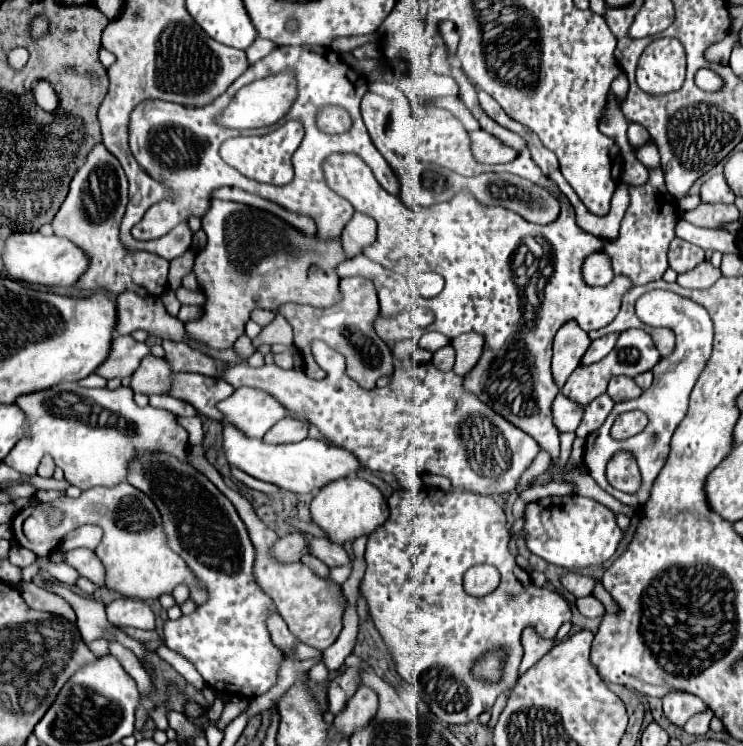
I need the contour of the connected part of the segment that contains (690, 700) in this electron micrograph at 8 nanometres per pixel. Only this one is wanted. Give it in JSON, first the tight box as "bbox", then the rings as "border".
{"bbox":[663,691,707,727],"border":[[[669,691],[663,697],[663,711],[667,715],[667,719],[679,727],[685,725],[685,721],[699,713],[705,711],[707,705],[703,705],[701,699],[693,697],[693,693],[685,693],[685,691]]]}

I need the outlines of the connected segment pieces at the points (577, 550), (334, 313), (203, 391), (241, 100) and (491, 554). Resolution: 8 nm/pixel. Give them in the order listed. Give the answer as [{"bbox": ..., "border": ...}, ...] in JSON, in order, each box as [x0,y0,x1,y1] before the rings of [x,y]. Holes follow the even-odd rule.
[{"bbox":[523,495,623,571],"border":[[[579,495],[547,497],[545,503],[539,503],[539,509],[529,509],[523,531],[525,543],[533,555],[539,555],[547,563],[567,571],[603,565],[615,555],[623,539],[623,531],[615,521],[615,513],[601,503]]]},{"bbox":[279,277,391,389],"border":[[[365,277],[341,279],[341,301],[329,309],[285,303],[283,307],[279,307],[279,311],[287,317],[287,321],[293,327],[293,341],[303,353],[305,373],[311,379],[323,379],[321,367],[311,357],[311,343],[315,339],[321,339],[331,349],[339,351],[347,361],[347,375],[365,389],[375,389],[375,383],[379,377],[391,375],[391,349],[373,331],[373,321],[379,313],[379,299],[377,299],[377,289],[371,279],[365,279]]]},{"bbox":[173,373,235,421],"border":[[[177,373],[177,385],[173,385],[173,397],[191,403],[199,413],[207,415],[209,419],[221,421],[221,411],[217,403],[227,399],[235,389],[215,377],[199,375],[199,373]]]},{"bbox":[217,73,297,129],"border":[[[283,73],[281,77],[267,77],[267,79],[255,81],[237,91],[231,103],[217,115],[217,123],[225,129],[253,129],[253,127],[273,125],[289,111],[295,95],[297,95],[297,89],[293,85],[293,77],[287,73]]]},{"bbox":[361,489,571,723],"border":[[[423,489],[417,493],[395,491],[387,503],[391,515],[369,535],[365,551],[367,573],[361,581],[361,593],[367,601],[369,615],[373,617],[375,627],[393,653],[397,673],[407,683],[415,685],[421,701],[427,703],[429,711],[445,723],[469,723],[485,709],[493,707],[495,699],[503,691],[515,687],[523,659],[523,629],[533,627],[543,639],[553,639],[557,629],[565,621],[571,621],[571,609],[559,593],[535,587],[529,573],[515,563],[515,557],[509,555],[509,529],[505,525],[505,513],[493,497],[477,495],[471,491]],[[479,563],[495,565],[501,573],[499,587],[485,597],[467,595],[463,589],[465,571]],[[493,647],[505,649],[507,673],[505,679],[497,685],[481,685],[479,681],[473,681],[470,670],[473,663]]]}]

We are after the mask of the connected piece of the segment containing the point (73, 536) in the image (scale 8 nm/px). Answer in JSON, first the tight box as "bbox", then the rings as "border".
{"bbox":[61,525,101,551],"border":[[[83,525],[75,531],[71,531],[63,541],[61,541],[61,549],[63,551],[71,551],[77,547],[87,547],[87,549],[95,549],[101,541],[101,529],[97,525]]]}

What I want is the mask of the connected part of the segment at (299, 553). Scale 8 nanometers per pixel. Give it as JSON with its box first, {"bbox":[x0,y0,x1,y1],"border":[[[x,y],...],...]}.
{"bbox":[273,533,309,561],"border":[[[289,533],[277,541],[273,553],[279,561],[299,561],[303,555],[309,553],[307,535],[305,533]]]}

